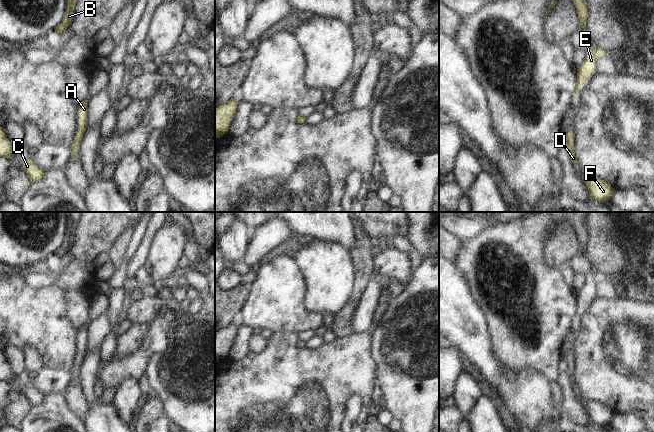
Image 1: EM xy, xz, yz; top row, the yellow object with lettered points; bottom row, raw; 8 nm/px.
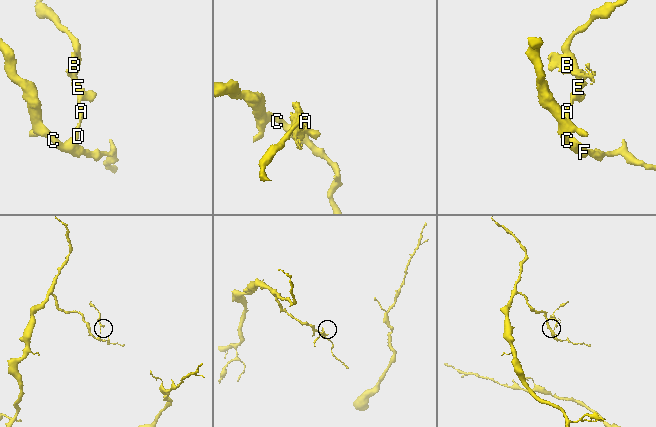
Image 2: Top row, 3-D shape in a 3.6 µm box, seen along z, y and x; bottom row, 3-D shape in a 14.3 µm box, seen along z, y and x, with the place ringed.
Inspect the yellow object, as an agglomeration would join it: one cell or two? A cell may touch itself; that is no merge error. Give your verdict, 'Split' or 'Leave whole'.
Leave whole.

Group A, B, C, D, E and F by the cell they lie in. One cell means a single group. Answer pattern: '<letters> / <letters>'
A B C D E F

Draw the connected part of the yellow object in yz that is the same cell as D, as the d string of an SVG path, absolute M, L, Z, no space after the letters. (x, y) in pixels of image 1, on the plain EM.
M568 357L566 360L567 363L567 372L569 373L570 379L571 379L571 384L572 386L579 388L576 381L575 381L575 371L574 371L574 362L575 358L574 357Z

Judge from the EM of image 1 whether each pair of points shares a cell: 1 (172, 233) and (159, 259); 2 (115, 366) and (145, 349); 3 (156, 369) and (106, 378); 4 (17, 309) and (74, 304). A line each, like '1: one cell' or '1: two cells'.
1: one cell
2: one cell
3: two cells
4: two cells

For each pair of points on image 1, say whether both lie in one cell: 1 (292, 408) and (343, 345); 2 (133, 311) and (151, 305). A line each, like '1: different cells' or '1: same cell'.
1: same cell
2: same cell

